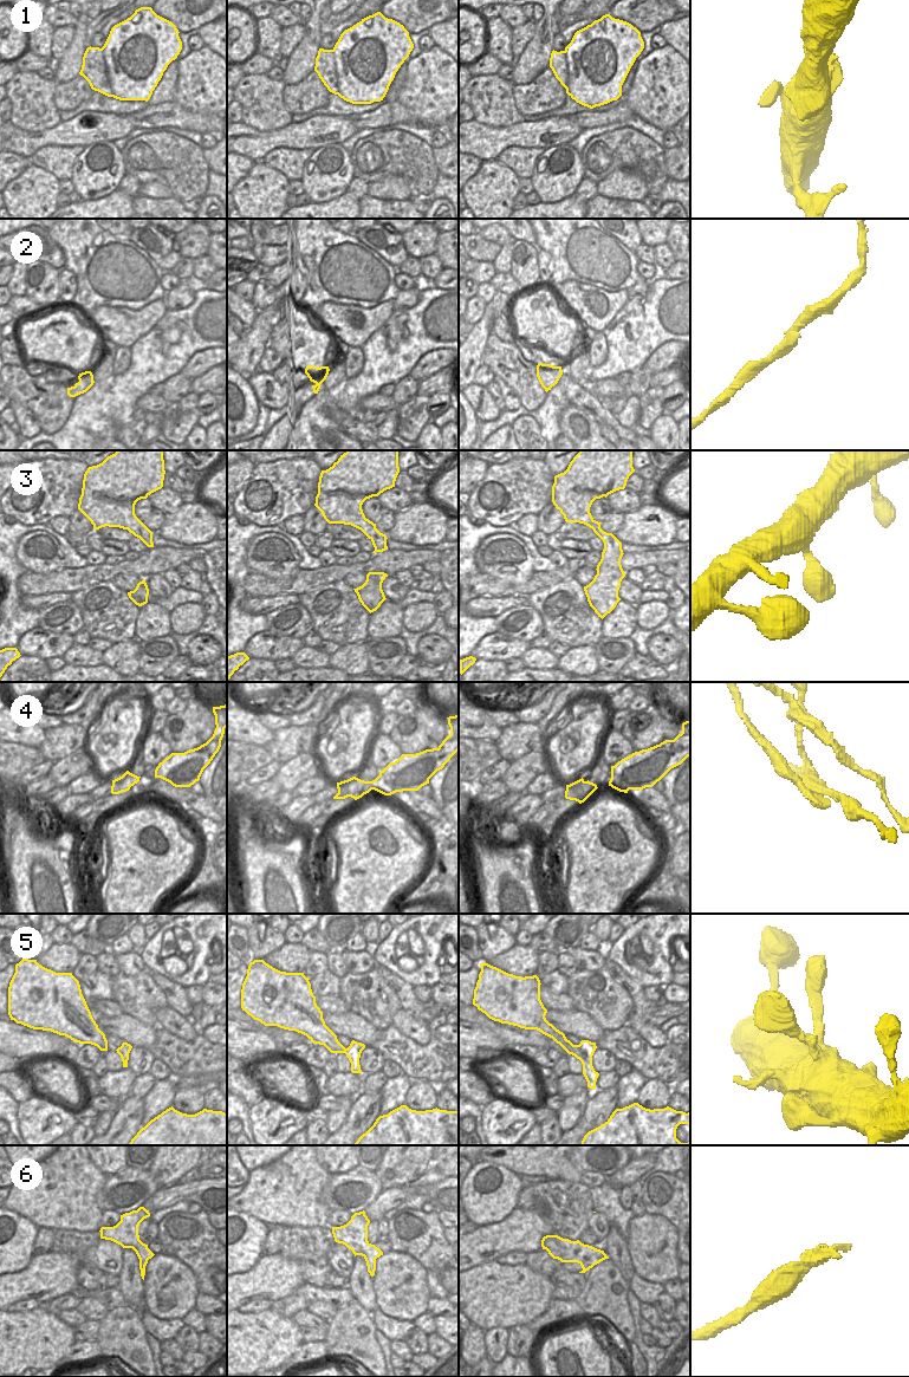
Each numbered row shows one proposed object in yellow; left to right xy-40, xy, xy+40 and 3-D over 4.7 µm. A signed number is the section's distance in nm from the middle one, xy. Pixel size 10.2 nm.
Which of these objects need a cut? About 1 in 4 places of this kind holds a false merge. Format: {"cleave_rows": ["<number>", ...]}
{"cleave_rows": ["4"]}

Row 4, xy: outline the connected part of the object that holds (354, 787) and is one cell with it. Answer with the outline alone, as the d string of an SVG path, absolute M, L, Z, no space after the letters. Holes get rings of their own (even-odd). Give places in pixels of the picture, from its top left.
M356 777L337 782L338 793L333 799L345 799L351 797L357 800L372 790L370 782L371 781L364 781Z

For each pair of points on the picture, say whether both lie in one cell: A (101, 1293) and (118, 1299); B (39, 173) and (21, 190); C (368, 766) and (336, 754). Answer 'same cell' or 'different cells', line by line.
A: same cell
B: same cell
C: different cells

